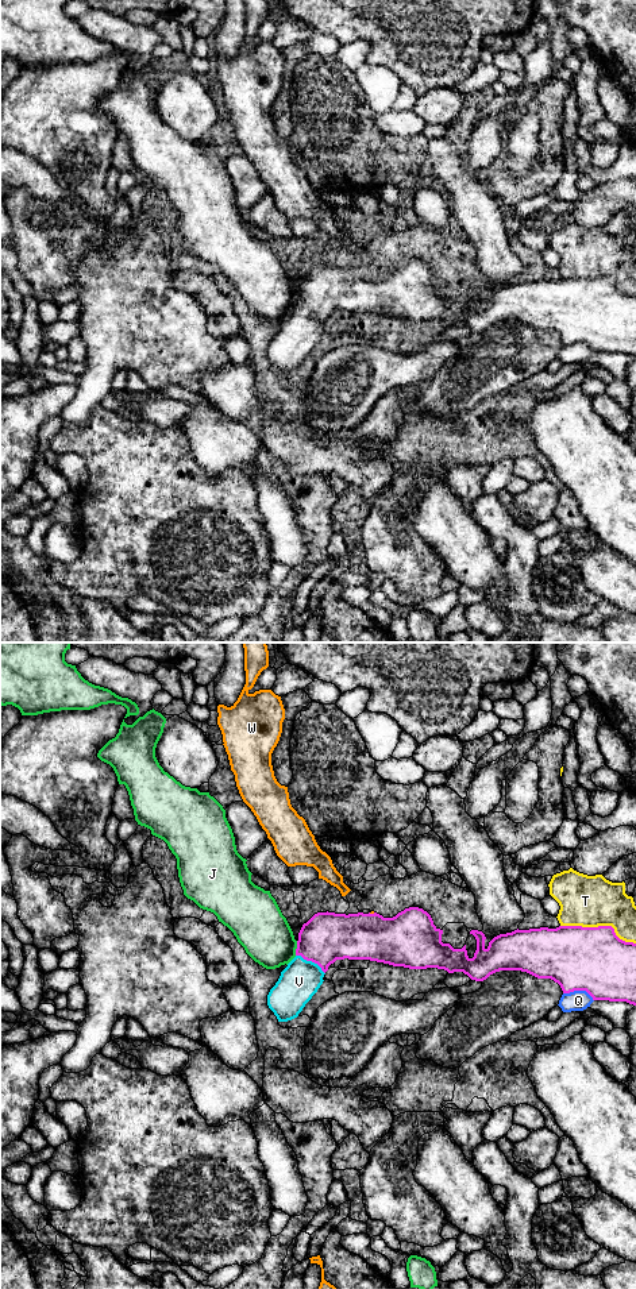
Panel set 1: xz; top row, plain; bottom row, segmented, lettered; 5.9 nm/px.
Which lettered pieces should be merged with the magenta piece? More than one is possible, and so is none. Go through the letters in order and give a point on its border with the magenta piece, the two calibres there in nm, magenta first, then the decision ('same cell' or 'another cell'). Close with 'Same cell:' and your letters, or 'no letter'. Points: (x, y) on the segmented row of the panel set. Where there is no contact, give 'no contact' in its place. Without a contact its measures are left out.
J: xz (297, 948) | 300/300 nm | another cell
Q: xz (579, 990) | 380/130 nm | another cell
T: xz (600, 926) | 380/300 nm | another cell
V: xz (311, 960) | 300/240 nm | same cell
W: xz (372, 914) | 300/20 nm | another cell
Same cell: V

